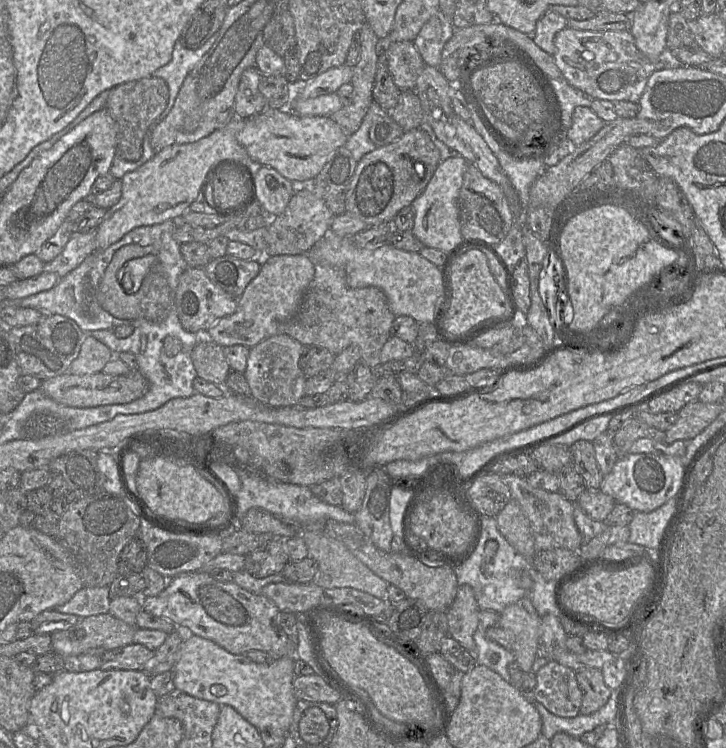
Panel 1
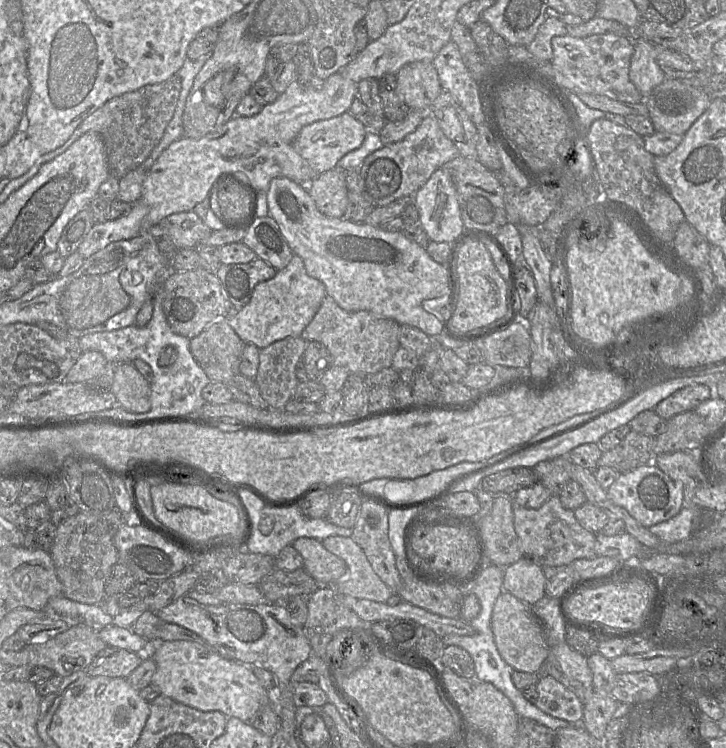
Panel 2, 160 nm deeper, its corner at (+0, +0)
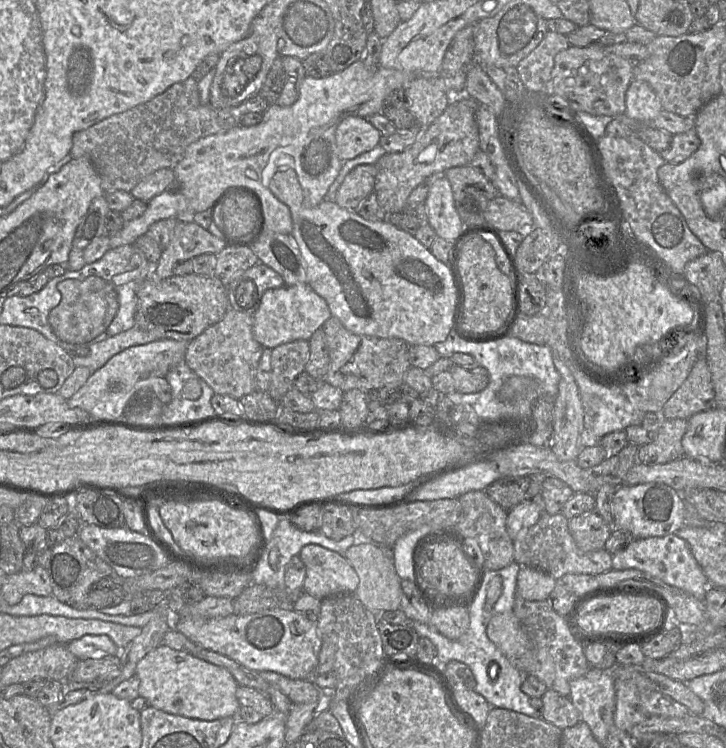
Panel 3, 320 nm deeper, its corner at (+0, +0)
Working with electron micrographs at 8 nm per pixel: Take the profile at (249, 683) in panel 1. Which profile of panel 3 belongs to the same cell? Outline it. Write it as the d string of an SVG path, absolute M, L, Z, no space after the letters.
M157 646L138 662L135 675L140 680L139 696L146 699L149 706L165 713L201 721L238 715L236 691L239 685L232 674L189 653Z

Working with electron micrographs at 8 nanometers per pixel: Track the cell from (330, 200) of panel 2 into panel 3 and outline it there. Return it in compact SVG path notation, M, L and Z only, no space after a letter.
M373 164L354 167L341 183L335 203L349 211L354 211L374 191L376 173L377 169Z

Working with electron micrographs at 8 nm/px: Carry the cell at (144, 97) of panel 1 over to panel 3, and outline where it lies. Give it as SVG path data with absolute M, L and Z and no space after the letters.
M190 76L182 82L173 84L166 91L143 104L114 114L85 130L76 132L73 135L70 155L72 159L85 158L93 164L105 193L117 190L131 192L140 181L155 171L162 168L173 169L183 159L188 146L200 138L226 132L239 125L243 115L251 112L264 113L269 106L260 94L250 97L235 107L221 109L210 104L202 105L198 81Z

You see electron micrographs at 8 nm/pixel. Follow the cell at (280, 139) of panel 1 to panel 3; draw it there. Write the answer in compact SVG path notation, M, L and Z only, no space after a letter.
M349 116L337 126L335 142L342 162L372 150L379 144L381 133L367 118Z

